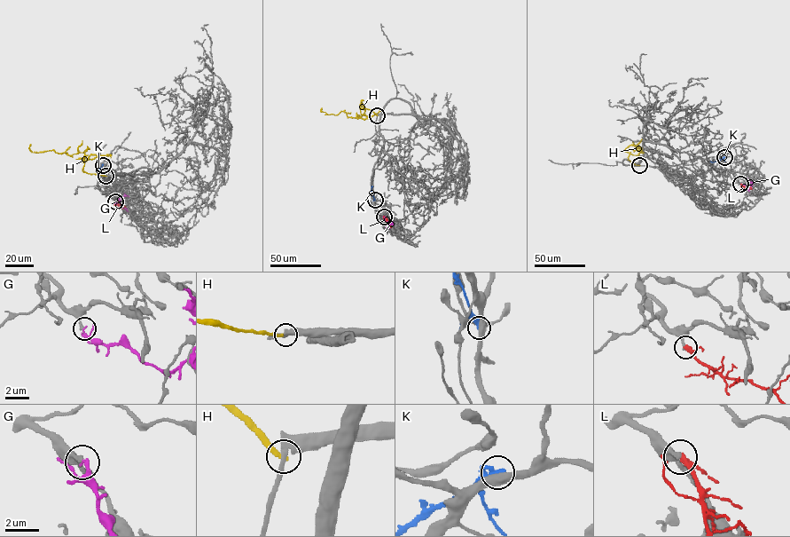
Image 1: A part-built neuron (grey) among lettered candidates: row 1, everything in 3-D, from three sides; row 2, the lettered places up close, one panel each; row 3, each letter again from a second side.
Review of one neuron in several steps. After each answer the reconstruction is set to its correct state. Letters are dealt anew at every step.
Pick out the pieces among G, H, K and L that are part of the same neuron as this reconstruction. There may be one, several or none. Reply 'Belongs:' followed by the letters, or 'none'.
Belongs: none

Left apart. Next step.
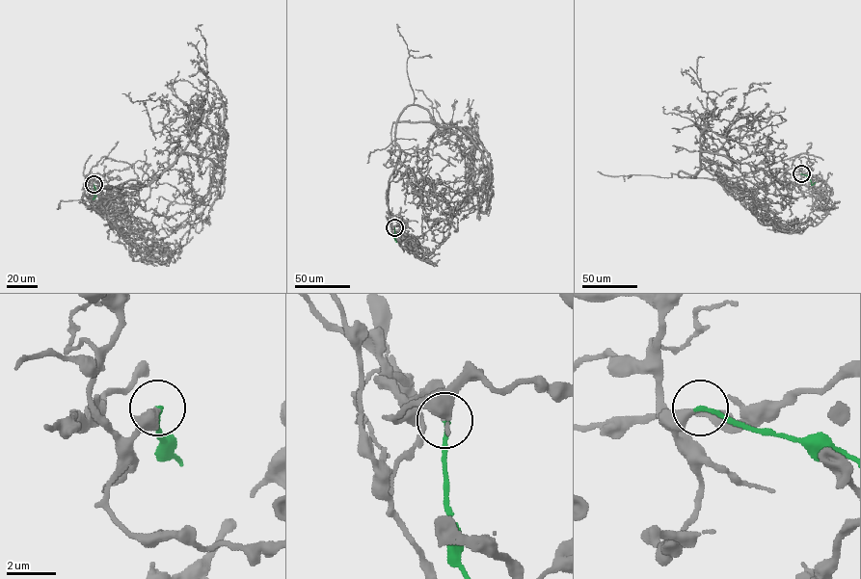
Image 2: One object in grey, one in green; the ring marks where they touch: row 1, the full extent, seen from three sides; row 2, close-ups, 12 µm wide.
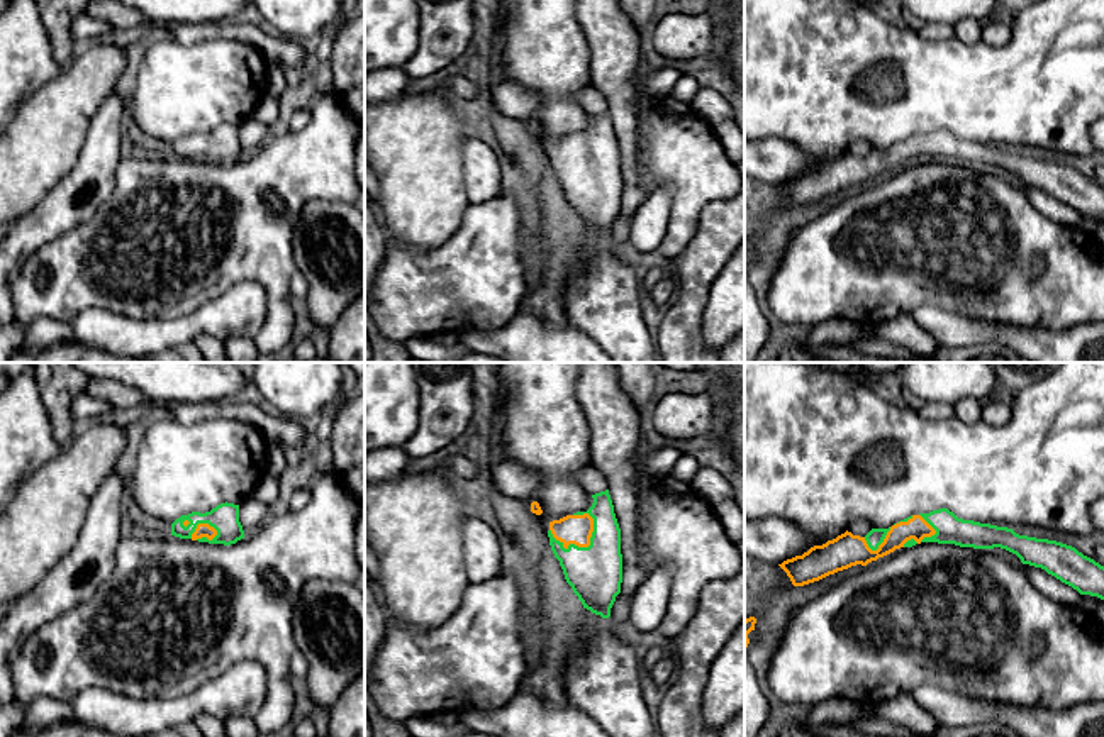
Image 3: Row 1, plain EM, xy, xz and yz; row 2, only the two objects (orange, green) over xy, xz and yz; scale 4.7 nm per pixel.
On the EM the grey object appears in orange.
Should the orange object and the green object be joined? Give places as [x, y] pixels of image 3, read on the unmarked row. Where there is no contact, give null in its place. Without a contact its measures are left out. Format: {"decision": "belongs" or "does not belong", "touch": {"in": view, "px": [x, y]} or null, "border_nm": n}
{"decision": "belongs", "touch": {"in": "xz", "px": [580, 166]}, "border_nm": 220}

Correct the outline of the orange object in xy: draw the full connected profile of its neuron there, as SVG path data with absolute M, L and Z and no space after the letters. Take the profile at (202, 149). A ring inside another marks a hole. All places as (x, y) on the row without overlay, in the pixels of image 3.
M220 124L210 132L192 132L171 144L171 156L209 164L231 166L244 159L239 142L239 125Z

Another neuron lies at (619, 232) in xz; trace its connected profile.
M619 213L616 217L616 222L611 229L611 242L619 247L624 242L629 241L629 227L631 227L633 217L626 217L622 213Z

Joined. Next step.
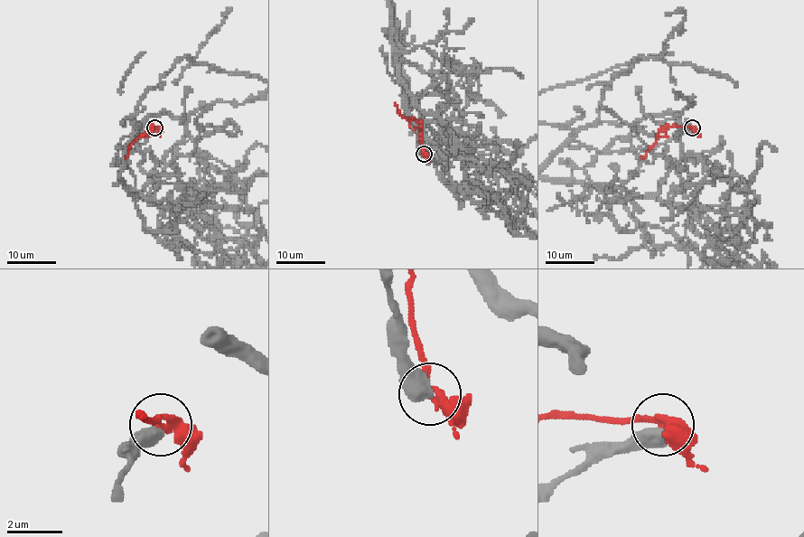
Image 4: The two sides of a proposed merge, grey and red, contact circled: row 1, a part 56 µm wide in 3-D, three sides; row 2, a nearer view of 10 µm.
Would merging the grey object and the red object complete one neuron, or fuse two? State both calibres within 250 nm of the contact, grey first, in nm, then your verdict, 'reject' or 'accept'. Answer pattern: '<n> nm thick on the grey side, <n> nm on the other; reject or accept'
650 nm thick on the grey side, 320 nm on the other; reject

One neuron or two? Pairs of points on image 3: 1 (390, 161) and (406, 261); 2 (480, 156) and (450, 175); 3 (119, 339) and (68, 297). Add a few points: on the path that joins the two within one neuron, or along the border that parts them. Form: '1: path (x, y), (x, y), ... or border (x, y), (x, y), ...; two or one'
1: border (389, 236), (423, 249), (441, 246); two
2: border (463, 136), (462, 177), (465, 197), (470, 202); two
3: border (122, 314), (83, 309), (70, 322); two

